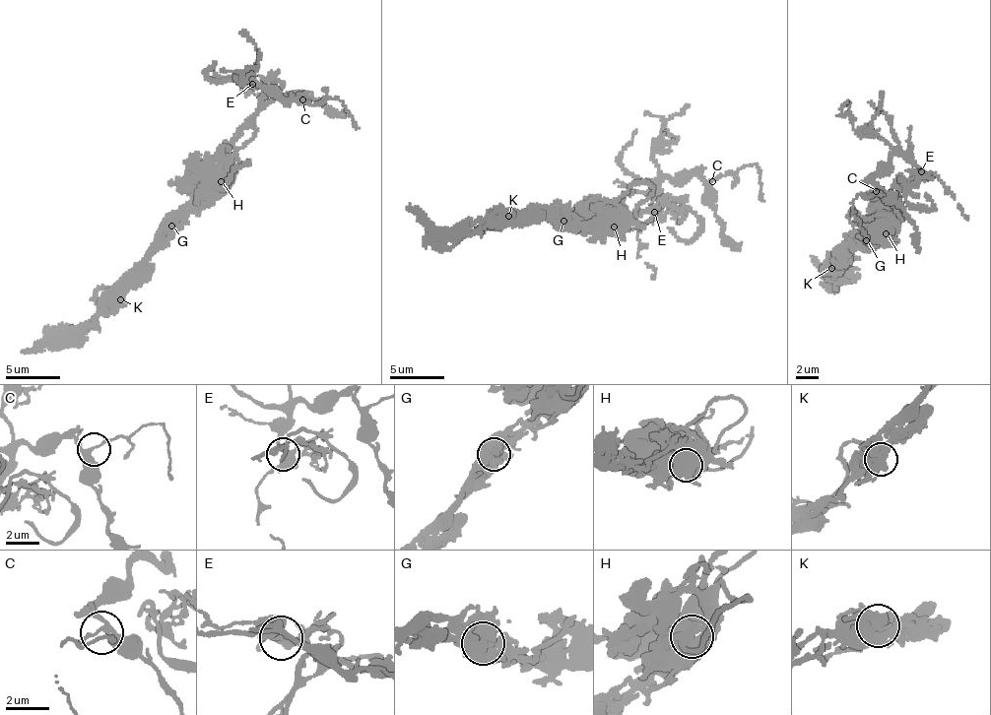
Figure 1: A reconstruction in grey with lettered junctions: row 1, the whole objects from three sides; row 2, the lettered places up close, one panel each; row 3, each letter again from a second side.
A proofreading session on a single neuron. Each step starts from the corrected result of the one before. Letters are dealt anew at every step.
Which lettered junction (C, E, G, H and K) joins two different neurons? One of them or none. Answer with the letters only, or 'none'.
H

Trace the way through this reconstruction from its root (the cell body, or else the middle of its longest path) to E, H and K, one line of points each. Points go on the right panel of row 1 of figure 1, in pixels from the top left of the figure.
E: (893, 220), (893, 208), (899, 195), (897, 186), (906, 181), (913, 171), (920, 170)
H: (893, 220), (893, 230), (887, 234)
K: (893, 220), (893, 234), (843, 247), (844, 260), (830, 267)

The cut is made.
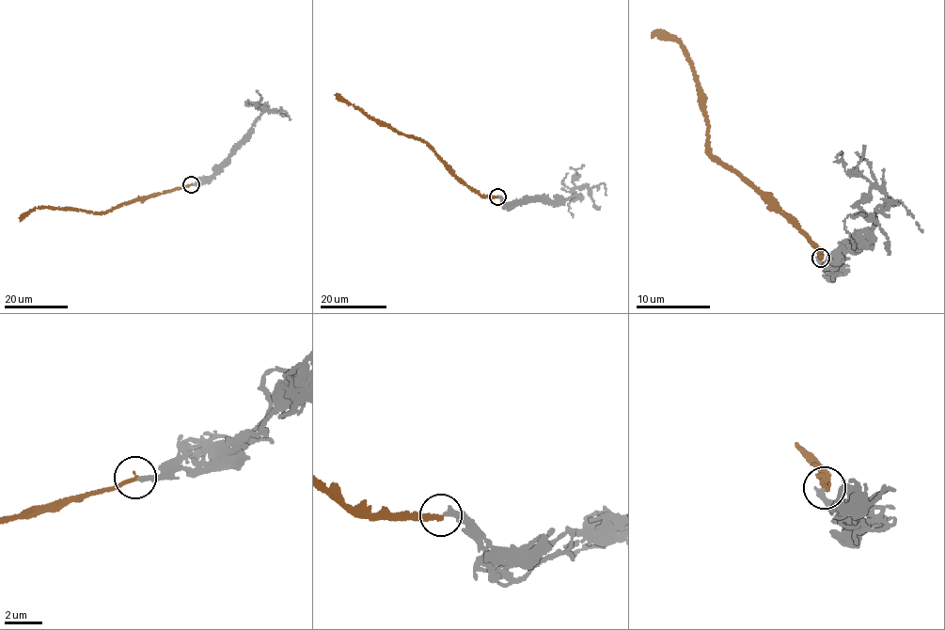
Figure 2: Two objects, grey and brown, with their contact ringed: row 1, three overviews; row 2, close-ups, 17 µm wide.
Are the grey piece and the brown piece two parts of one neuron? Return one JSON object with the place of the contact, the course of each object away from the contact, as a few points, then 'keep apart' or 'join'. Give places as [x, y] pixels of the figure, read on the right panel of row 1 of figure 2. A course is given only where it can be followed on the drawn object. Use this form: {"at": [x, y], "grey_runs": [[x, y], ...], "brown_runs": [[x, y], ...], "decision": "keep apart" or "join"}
{"at": [820, 258], "grey_runs": [[820, 258], [836, 273], [835, 252], [862, 244], [889, 198], [881, 190], [844, 218], [854, 248]], "brown_runs": [[820, 257], [820, 248], [808, 234], [710, 153], [707, 98], [698, 76], [681, 42], [662, 34], [652, 37]], "decision": "keep apart"}

